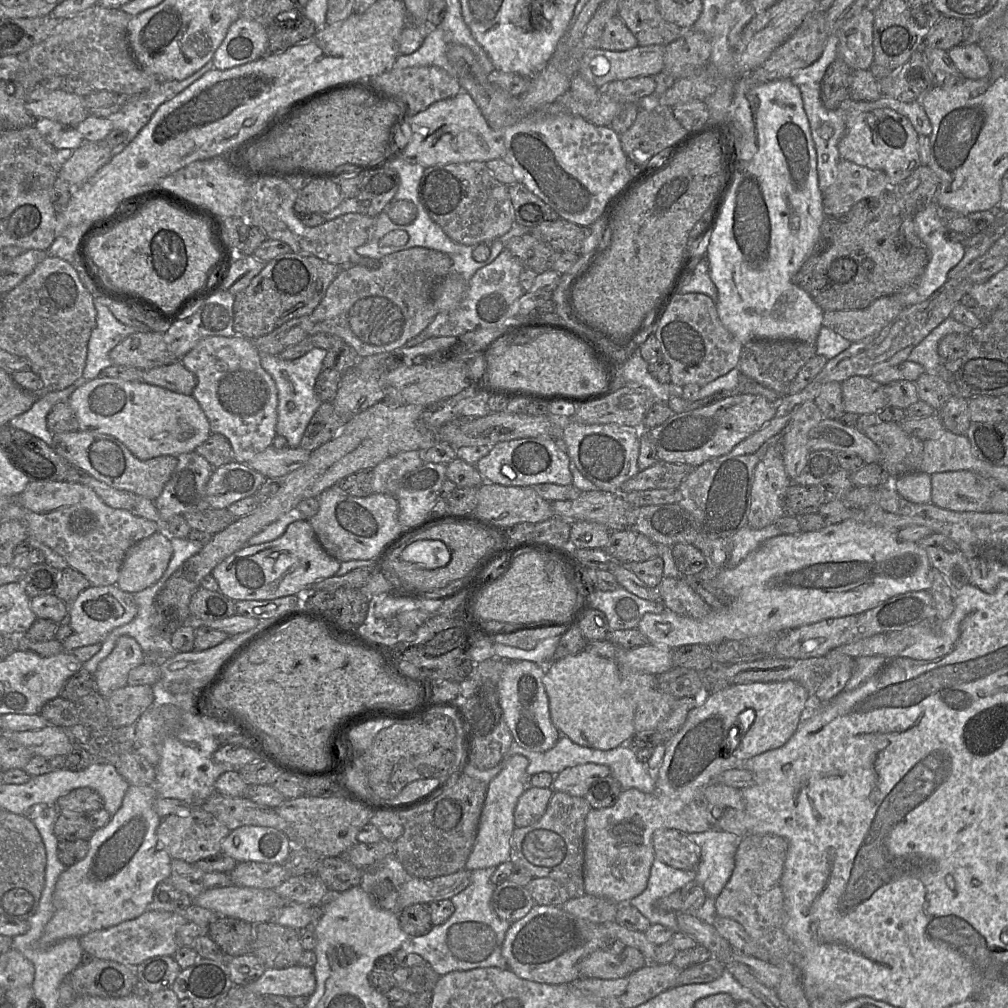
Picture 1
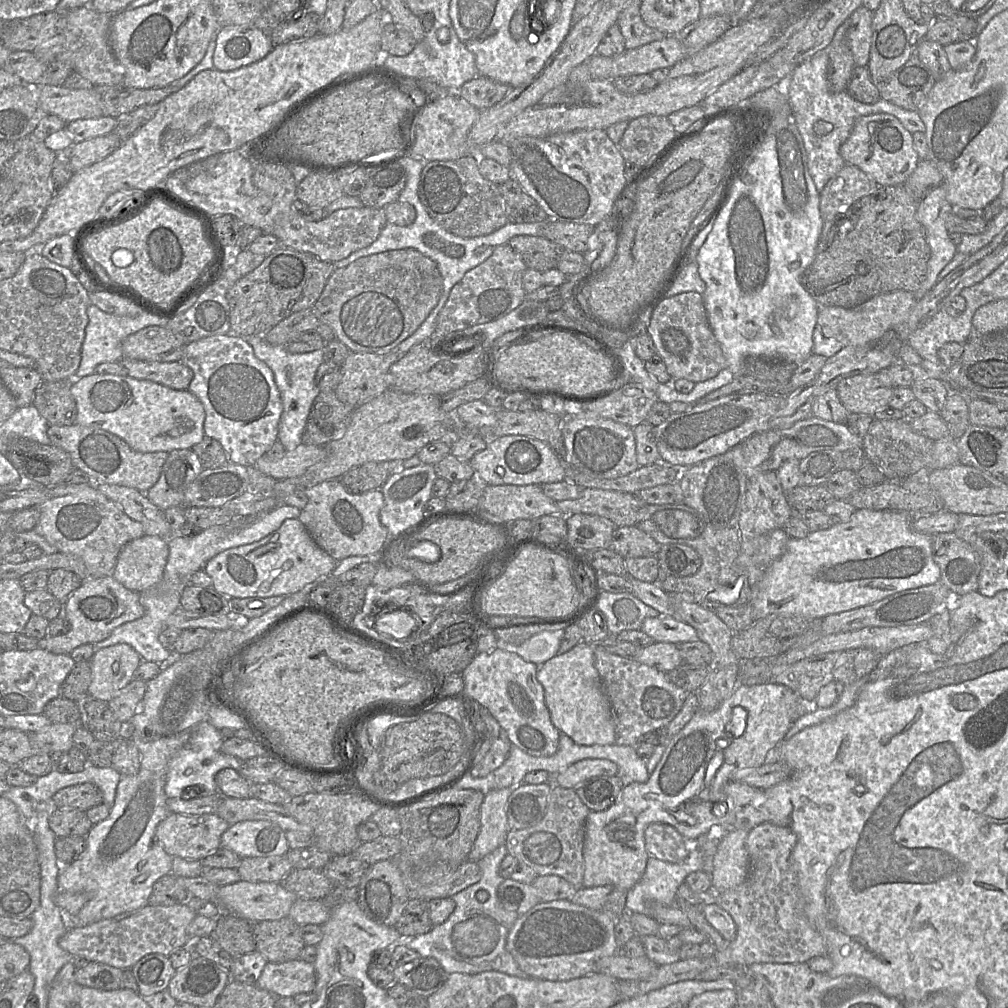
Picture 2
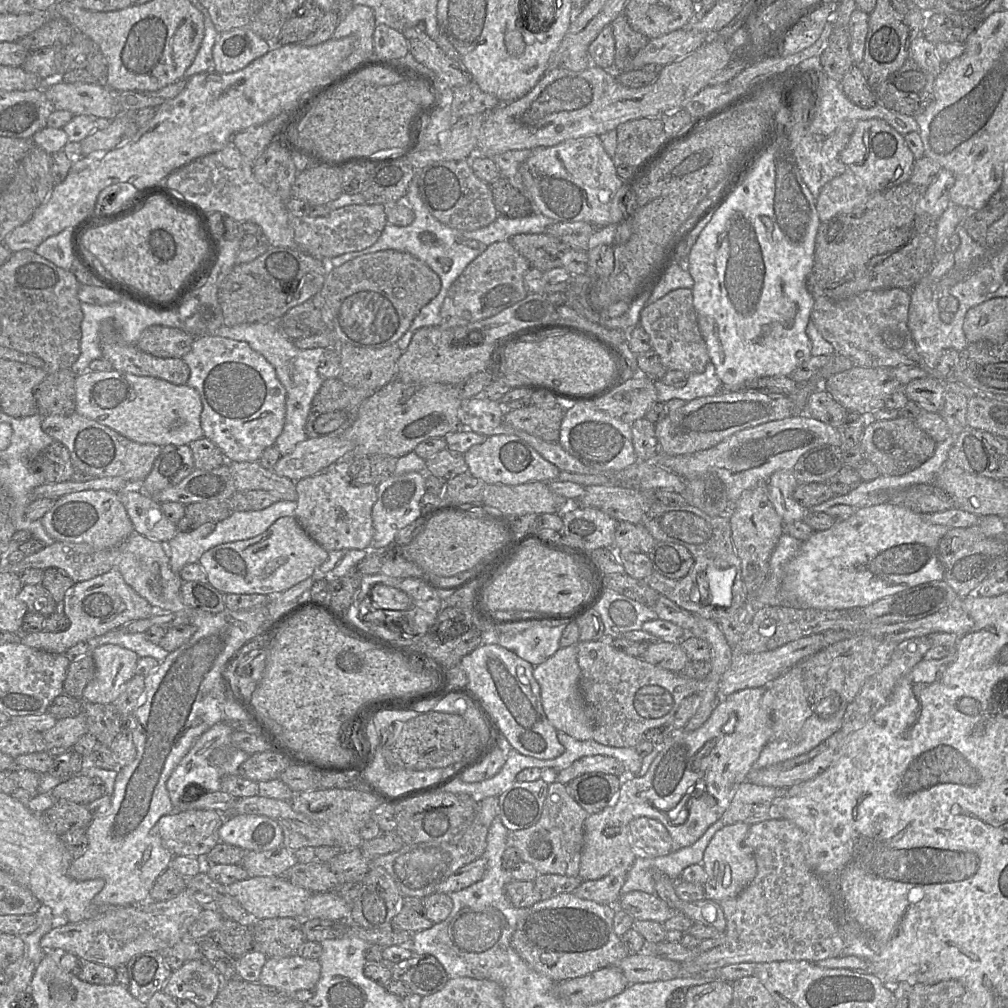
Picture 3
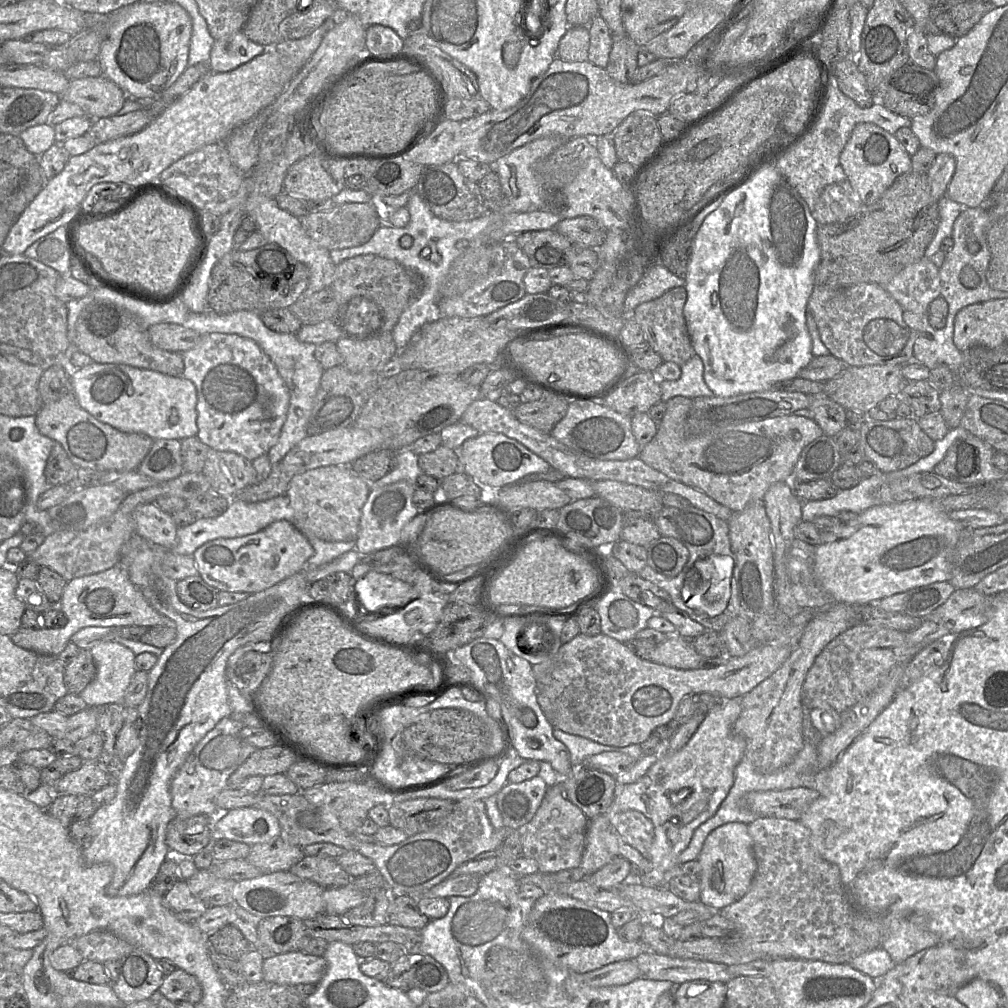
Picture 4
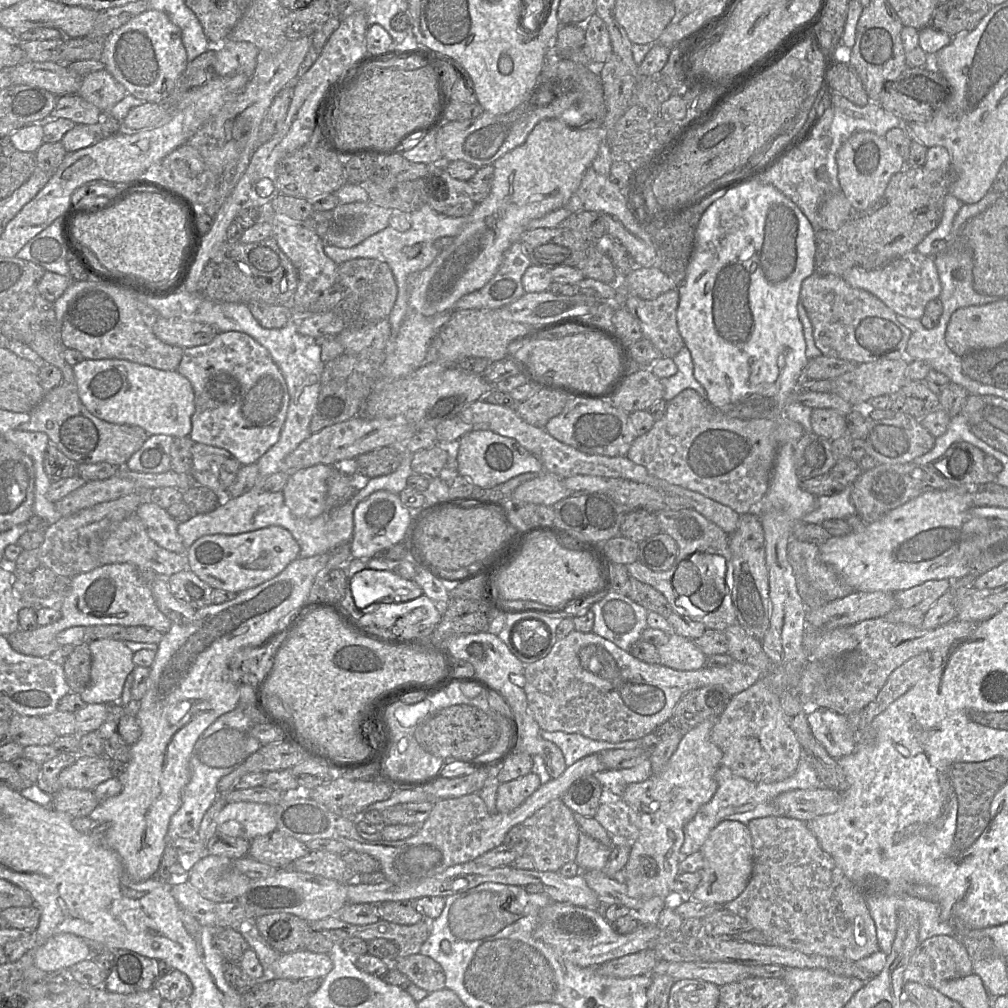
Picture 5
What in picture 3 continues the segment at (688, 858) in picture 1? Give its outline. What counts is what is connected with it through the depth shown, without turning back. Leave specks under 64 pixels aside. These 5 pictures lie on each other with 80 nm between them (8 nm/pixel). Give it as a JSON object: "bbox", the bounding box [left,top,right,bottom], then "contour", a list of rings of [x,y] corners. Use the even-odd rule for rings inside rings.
{"bbox":[629,817,675,857],"contour":[[[638,817],[631,821],[629,841],[636,856],[661,857],[675,851],[665,826],[648,817]]]}

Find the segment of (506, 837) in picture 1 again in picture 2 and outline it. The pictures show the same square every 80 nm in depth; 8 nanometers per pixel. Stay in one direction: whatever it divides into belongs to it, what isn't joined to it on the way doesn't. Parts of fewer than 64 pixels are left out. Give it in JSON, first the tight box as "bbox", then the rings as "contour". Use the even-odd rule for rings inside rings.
{"bbox":[467,785,519,862],"contour":[[[519,785],[492,790],[485,794],[480,807],[480,829],[467,860],[478,862],[500,845],[510,831],[506,805],[509,796]]]}

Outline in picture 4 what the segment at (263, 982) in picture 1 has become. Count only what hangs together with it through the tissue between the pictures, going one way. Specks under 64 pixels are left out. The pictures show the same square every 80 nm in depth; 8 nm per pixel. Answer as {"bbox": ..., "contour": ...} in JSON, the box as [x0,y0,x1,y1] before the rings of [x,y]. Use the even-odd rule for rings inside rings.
{"bbox":[263,951,327,986],"contour":[[[303,951],[267,954],[263,962],[263,981],[291,986],[319,983],[326,970],[327,962],[323,956],[312,956]]]}

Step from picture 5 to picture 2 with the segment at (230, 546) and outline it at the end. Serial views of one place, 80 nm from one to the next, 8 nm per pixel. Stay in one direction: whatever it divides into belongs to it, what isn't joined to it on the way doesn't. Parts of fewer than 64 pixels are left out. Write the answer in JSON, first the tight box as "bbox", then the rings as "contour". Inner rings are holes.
{"bbox":[204,519,338,598],"contour":[[[286,519],[277,531],[263,539],[220,552],[206,563],[204,571],[211,577],[214,589],[222,595],[232,598],[265,598],[288,596],[317,579],[327,579],[337,563],[338,561],[316,544],[299,519]]]}

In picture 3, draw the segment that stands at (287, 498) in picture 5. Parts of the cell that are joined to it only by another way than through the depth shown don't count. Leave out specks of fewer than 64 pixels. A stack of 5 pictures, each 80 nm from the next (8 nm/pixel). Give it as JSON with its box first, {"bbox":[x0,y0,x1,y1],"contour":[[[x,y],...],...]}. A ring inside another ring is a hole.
{"bbox":[295,466,377,550],"contour":[[[334,466],[314,476],[296,481],[295,518],[303,530],[323,549],[332,550],[368,550],[374,534],[372,507],[377,500],[375,485],[355,485],[347,477],[345,469]]]}

